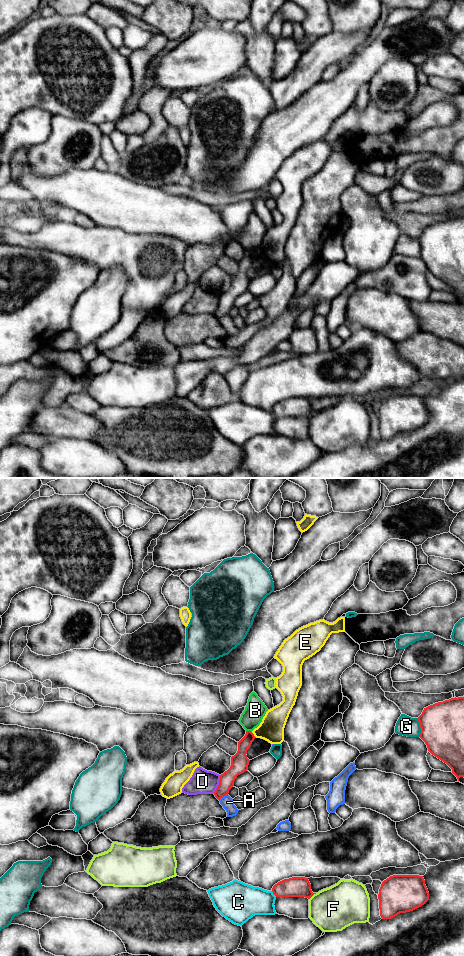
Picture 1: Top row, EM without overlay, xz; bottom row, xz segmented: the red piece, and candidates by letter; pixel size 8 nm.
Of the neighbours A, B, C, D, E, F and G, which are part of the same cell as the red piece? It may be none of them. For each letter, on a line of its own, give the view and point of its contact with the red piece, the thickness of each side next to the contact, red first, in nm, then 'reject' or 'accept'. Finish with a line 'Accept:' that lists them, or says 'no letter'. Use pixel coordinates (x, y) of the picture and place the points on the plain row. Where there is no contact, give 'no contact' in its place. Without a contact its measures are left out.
A: meets red in xz at (223, 316); 120 nm thick on the red side, 100 nm on the other; reject
B: meets red in xz at (249, 251); 120 nm thick on the red side, 170 nm on the other; reject
C: meets red in xz at (274, 414); 160 nm thick on the red side, 280 nm on the other; reject
D: meets red in xz at (219, 304); 140 nm thick on the red side, 190 nm on the other; reject
E: meets red in xz at (253, 255); 140 nm thick on the red side, 200 nm on the other; reject
F: meets red in xz at (312, 415); 160 nm thick on the red side, 360 nm on the other; reject
G: meets red in xz at (420, 246); 360 nm thick on the red side, 160 nm on the other; reject
Accept: no letter

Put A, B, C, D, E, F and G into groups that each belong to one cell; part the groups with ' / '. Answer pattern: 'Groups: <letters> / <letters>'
Groups: A / B G / C / D / E / F

